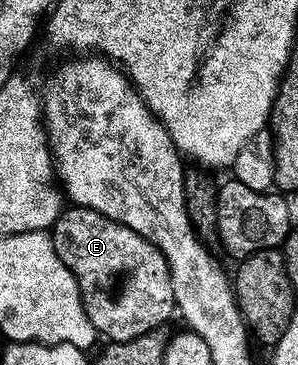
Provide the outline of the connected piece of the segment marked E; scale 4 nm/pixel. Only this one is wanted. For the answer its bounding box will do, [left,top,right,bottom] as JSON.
[51,207,177,344]

